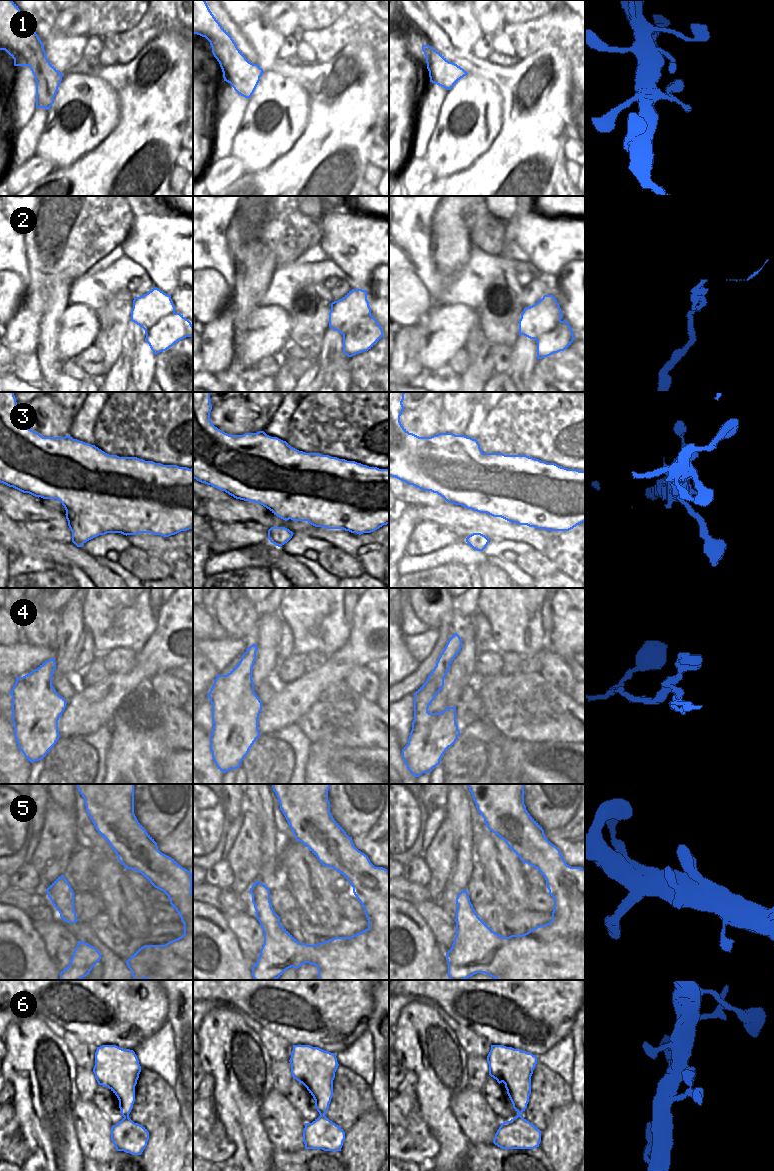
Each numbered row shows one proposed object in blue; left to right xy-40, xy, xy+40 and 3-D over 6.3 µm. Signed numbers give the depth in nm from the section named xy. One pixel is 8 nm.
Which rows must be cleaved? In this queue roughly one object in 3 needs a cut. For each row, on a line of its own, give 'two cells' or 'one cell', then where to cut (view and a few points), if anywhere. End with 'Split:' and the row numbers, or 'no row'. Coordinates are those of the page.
1: one cell | no cut
2: two cells | xy-40 (174, 312), (164, 316), (145, 331)
3: one cell | no cut
4: one cell | no cut
5: one cell | no cut
6: one cell | no cut
Split: 2

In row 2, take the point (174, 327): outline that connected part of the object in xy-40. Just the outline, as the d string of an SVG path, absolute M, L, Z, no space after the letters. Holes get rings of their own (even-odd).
M172 313L145 331L145 334L145 341L156 355L186 337L193 337L193 325L180 313Z

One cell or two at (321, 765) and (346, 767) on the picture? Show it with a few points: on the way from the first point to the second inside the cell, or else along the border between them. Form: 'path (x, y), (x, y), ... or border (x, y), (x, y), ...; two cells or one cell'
border (335, 747), (330, 752), (330, 766), (336, 773); two cells

